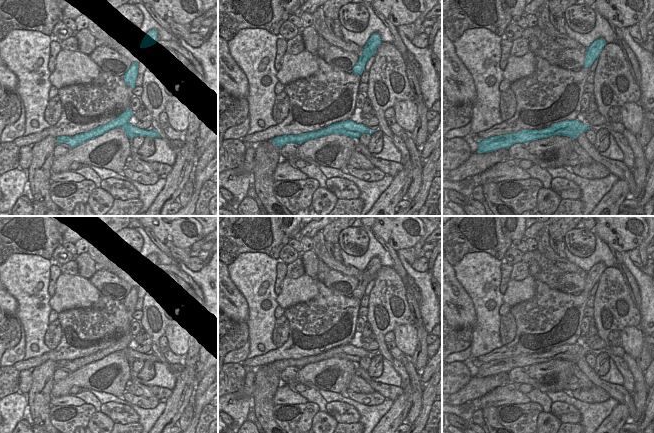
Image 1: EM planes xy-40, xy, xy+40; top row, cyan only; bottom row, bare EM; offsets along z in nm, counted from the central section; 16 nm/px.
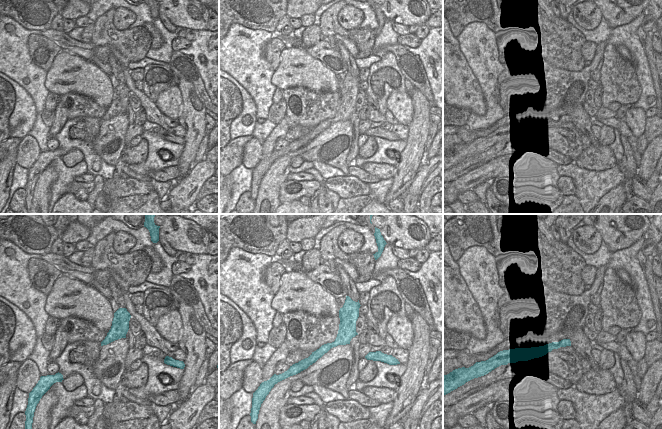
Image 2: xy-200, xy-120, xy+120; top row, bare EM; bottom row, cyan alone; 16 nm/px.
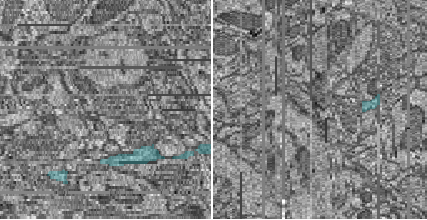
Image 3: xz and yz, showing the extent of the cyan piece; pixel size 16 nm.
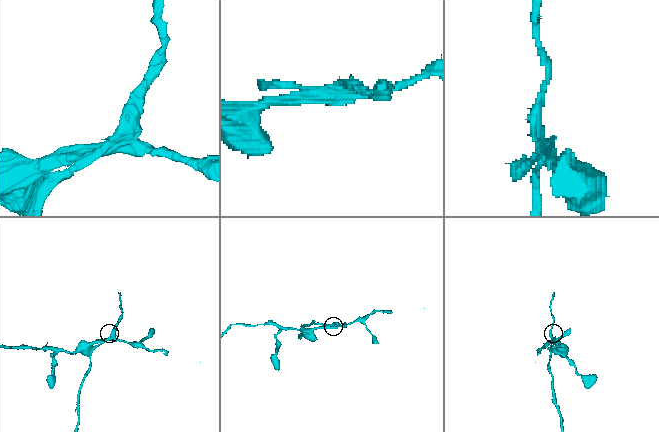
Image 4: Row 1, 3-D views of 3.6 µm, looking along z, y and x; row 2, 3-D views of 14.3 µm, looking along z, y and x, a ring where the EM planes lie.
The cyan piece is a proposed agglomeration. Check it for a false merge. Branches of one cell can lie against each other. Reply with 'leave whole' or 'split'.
split

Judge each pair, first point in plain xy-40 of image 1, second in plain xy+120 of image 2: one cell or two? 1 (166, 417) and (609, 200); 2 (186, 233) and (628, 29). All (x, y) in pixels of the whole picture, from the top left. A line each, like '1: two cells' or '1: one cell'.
1: one cell
2: two cells

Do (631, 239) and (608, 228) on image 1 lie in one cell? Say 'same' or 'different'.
same

